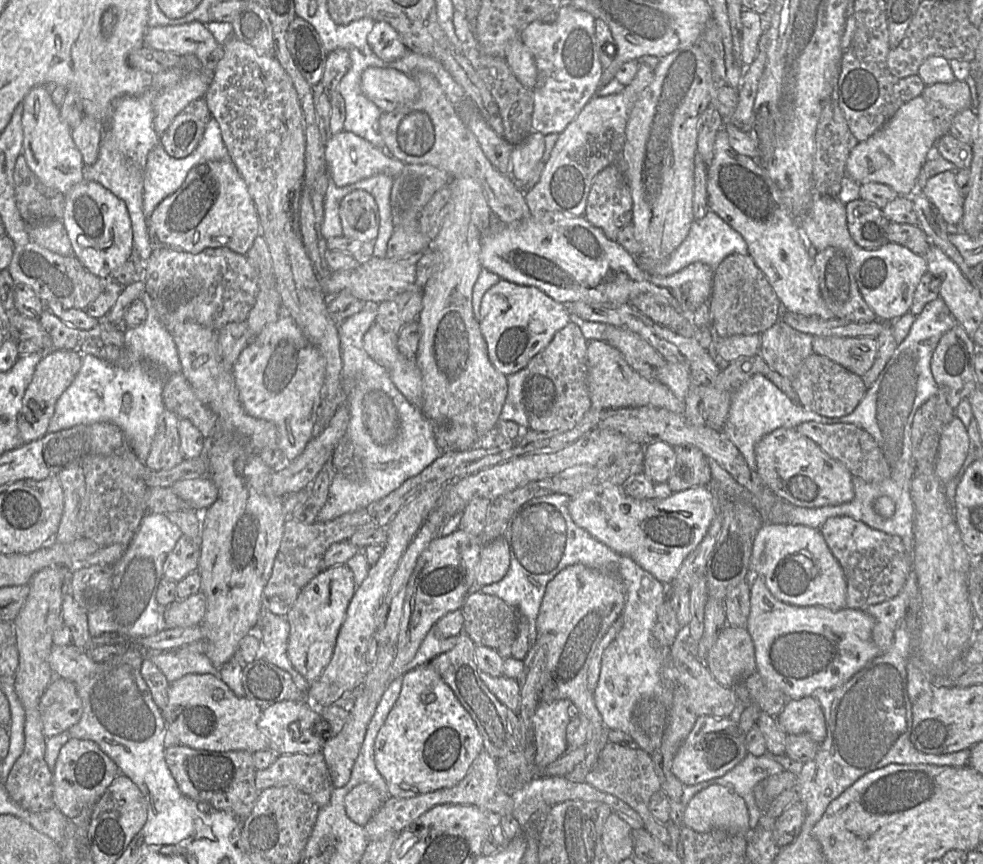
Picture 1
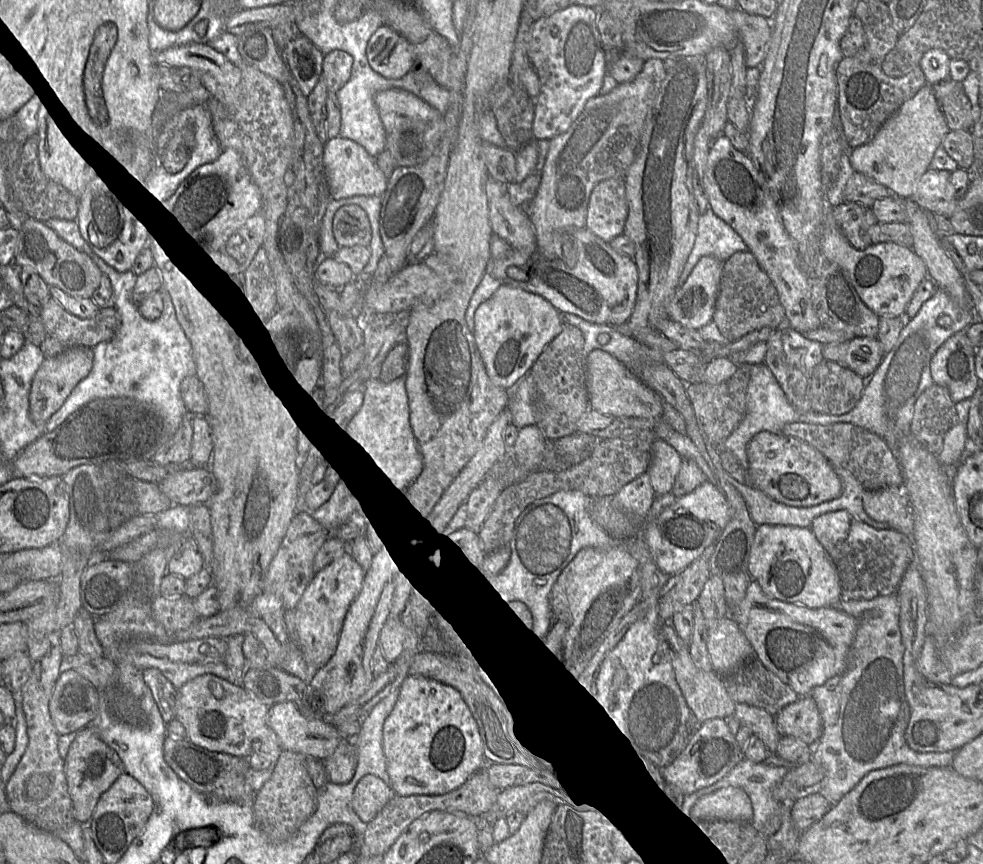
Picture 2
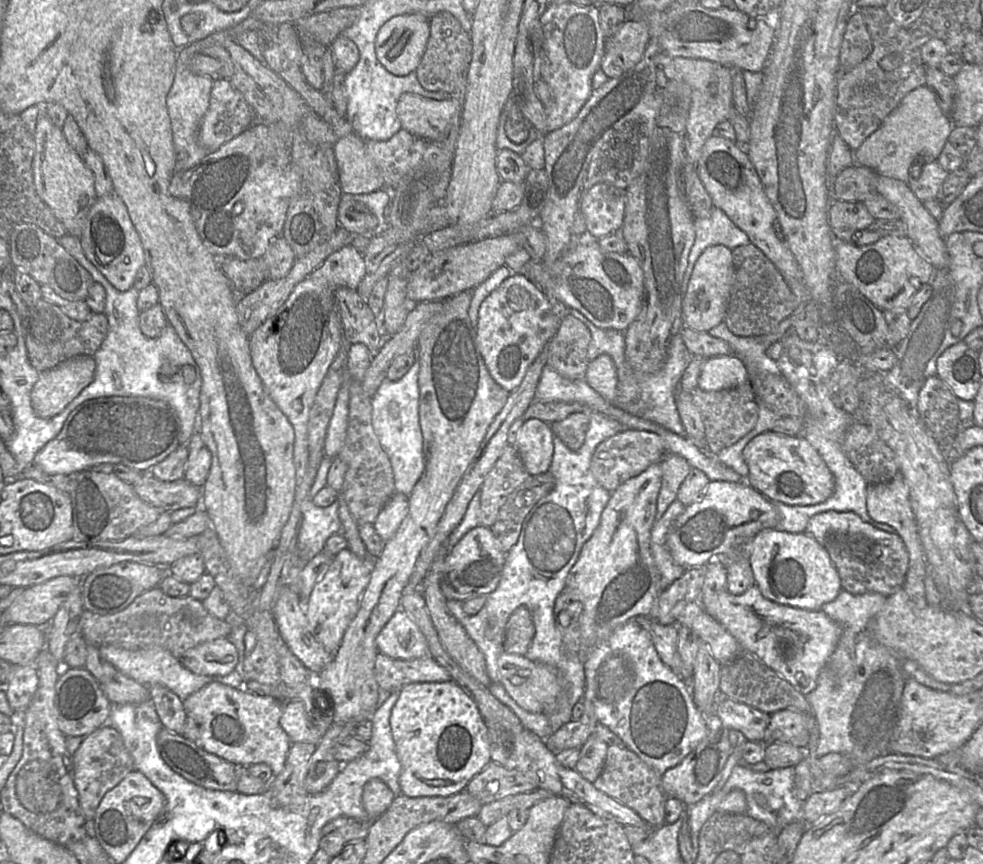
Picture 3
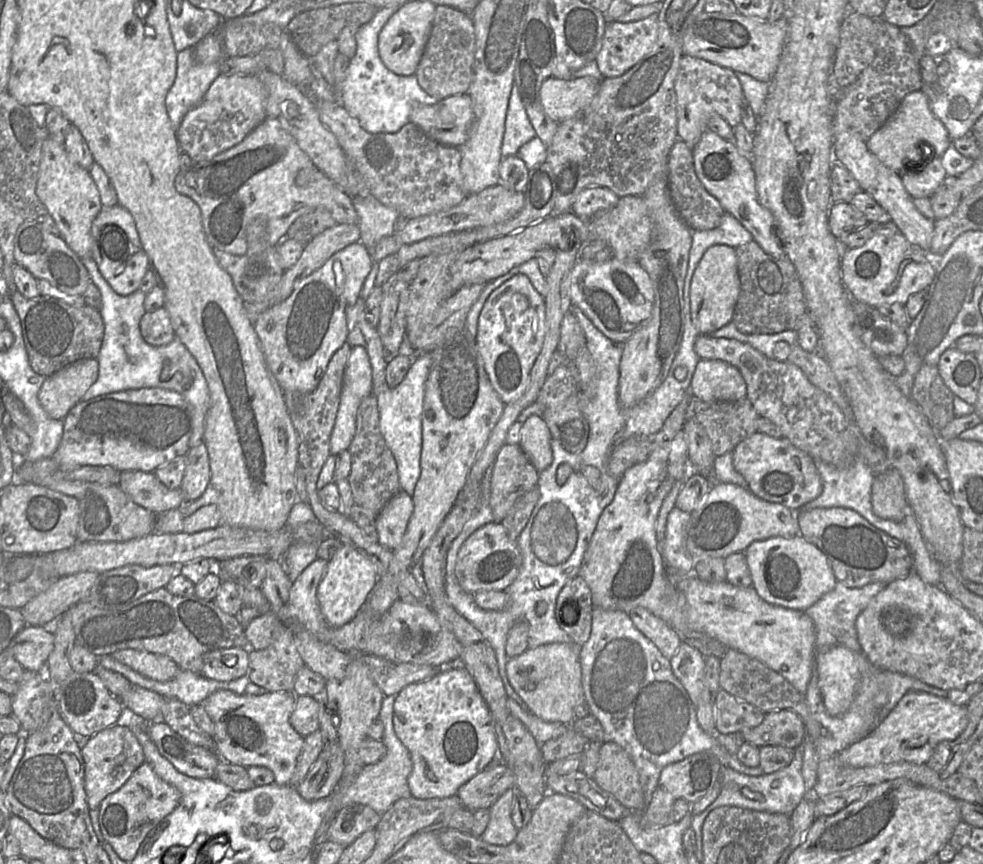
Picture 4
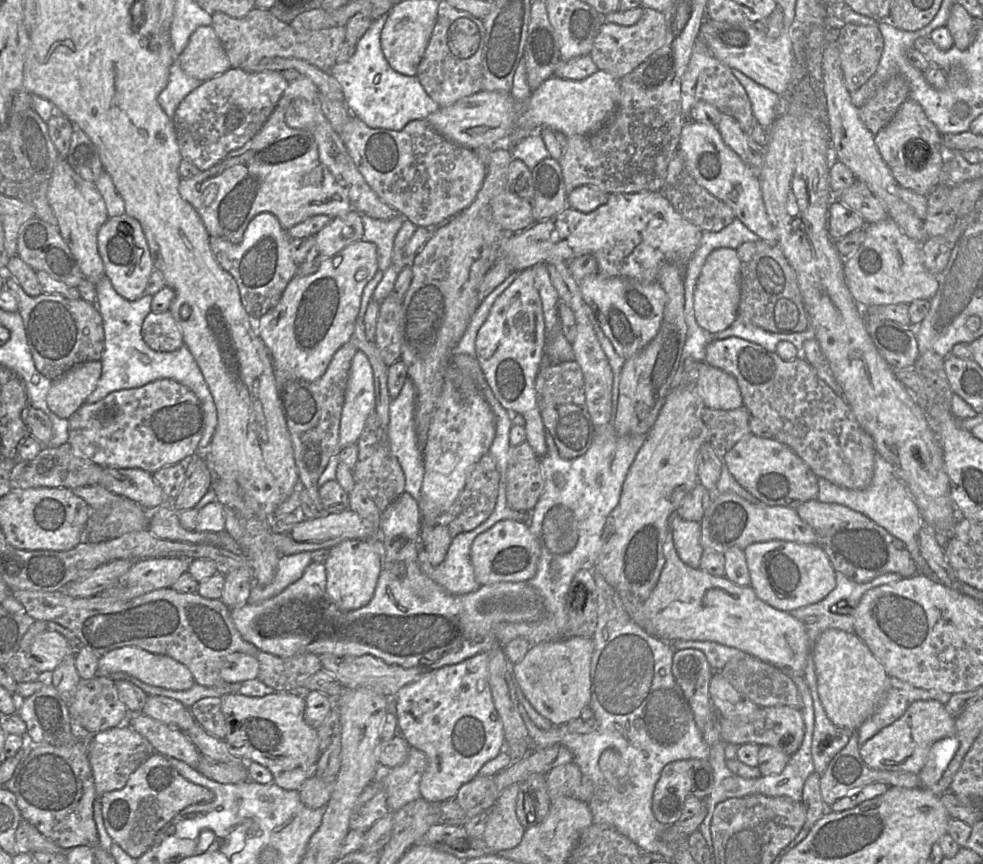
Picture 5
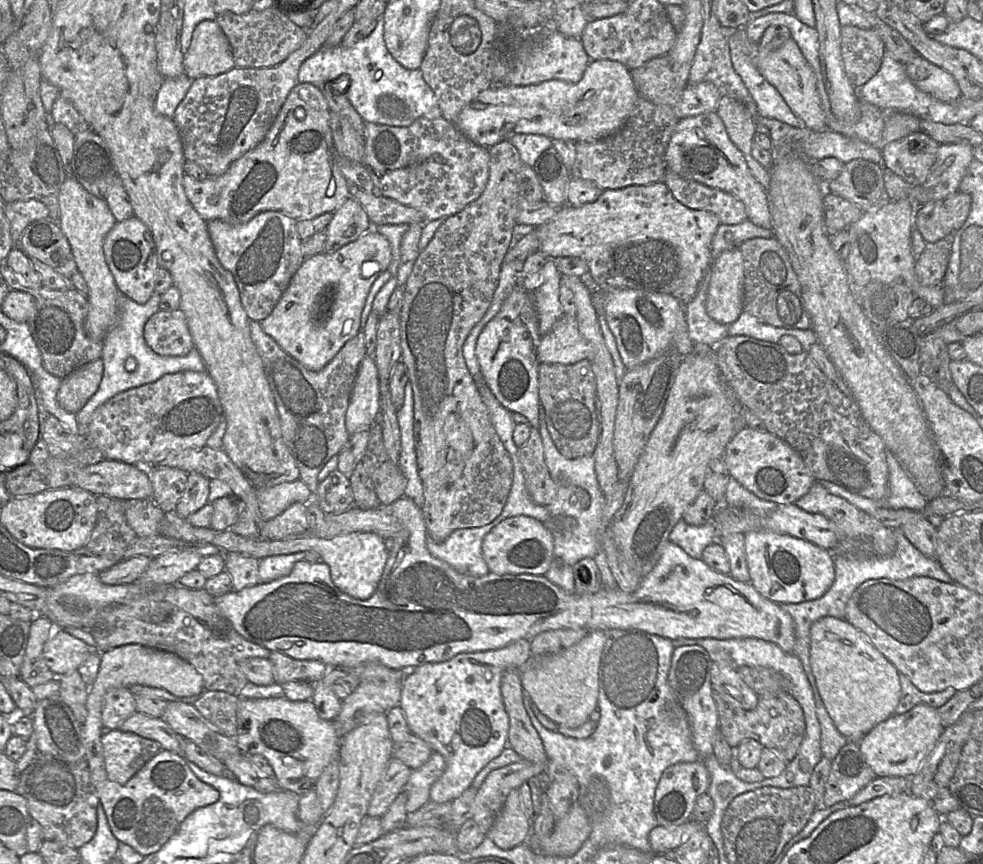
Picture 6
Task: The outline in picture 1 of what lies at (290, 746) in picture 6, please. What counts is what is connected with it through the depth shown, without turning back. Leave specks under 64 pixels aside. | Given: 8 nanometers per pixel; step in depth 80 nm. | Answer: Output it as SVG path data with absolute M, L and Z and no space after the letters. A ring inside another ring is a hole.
M187 674L170 683L168 703L161 710L163 718L182 745L207 751L268 749L268 740L258 727L262 708L247 697L238 697L214 674Z

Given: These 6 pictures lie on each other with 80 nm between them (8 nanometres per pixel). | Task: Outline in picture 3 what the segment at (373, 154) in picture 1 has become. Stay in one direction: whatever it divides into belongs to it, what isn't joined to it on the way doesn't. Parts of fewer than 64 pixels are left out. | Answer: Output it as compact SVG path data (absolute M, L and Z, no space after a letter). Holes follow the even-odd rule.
M356 134L338 138L333 146L342 194L368 194L385 188L384 178Z

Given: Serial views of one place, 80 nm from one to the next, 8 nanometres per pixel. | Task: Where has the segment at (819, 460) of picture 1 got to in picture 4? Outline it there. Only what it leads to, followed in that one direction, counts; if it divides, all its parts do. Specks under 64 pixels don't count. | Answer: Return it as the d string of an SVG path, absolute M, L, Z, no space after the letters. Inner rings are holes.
M756 431L733 449L733 466L744 477L752 493L791 510L816 499L823 490L813 458L786 438L775 439Z

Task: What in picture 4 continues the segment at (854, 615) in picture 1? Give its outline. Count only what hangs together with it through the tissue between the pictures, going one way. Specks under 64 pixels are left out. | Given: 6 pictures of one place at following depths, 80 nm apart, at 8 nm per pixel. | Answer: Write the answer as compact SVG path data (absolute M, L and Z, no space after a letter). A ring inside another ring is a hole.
M667 569L670 582L687 600L691 626L709 637L755 658L786 678L805 695L815 662L815 626L805 611L763 600L754 587L738 587L727 581L706 582L694 573L677 575Z

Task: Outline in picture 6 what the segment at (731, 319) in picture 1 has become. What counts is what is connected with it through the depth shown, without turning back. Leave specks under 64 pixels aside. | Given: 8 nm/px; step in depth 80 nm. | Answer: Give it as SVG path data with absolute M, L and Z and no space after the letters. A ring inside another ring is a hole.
M752 238L740 245L744 269L743 310L761 322L780 328L812 328L802 290L790 258L781 243L772 238Z

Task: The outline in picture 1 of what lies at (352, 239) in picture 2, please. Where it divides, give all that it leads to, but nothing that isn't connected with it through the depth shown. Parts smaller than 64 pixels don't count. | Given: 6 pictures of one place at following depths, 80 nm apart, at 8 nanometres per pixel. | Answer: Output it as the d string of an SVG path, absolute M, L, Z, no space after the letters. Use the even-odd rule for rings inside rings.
M354 190L339 205L342 236L360 241L375 241L379 214L374 198L364 190Z

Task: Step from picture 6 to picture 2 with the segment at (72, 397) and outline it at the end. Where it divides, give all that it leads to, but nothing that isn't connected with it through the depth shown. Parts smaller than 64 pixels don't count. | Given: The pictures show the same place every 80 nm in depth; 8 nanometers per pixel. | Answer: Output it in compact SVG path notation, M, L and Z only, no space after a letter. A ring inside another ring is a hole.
M70 348L54 357L44 358L32 379L29 392L29 416L34 423L45 426L76 385L90 373L93 365L91 351L87 348Z

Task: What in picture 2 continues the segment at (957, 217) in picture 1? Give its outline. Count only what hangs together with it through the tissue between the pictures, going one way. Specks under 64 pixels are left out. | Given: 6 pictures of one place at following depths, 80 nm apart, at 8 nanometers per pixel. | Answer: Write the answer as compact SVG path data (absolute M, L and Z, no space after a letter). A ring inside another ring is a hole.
M929 168L916 184L912 199L926 212L949 218L957 200L950 184L950 176L949 171Z

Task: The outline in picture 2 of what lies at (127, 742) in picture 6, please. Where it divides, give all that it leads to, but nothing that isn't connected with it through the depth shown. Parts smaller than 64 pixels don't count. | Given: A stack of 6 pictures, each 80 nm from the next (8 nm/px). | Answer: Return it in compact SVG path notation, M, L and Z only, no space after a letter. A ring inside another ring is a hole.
M84 728L77 733L64 759L64 772L73 803L73 816L80 823L88 823L101 795L125 773L125 767L117 752L93 729Z

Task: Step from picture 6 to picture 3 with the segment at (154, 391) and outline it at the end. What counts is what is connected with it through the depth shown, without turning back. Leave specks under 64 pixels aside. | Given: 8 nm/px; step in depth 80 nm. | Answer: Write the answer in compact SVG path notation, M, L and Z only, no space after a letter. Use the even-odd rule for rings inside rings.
M109 396L77 406L59 434L34 457L33 465L47 474L70 475L100 464L122 464L147 472L180 444L181 422L165 401L149 397Z

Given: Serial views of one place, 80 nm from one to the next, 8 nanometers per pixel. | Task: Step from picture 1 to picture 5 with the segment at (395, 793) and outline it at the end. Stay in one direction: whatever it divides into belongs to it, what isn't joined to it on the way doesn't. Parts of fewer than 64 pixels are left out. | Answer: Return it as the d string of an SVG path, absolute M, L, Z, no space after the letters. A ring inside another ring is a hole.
M479 653L473 657L465 659L457 664L446 665L434 670L422 670L422 673L414 681L404 685L395 696L395 714L399 727L399 733L406 739L411 747L422 751L427 757L427 766L421 777L419 789L421 798L431 802L441 802L444 800L454 799L459 788L466 782L470 781L479 769L487 761L491 760L503 750L506 745L504 739L504 731L502 722L496 712L492 700L491 690L489 686L489 668L488 668L488 654Z

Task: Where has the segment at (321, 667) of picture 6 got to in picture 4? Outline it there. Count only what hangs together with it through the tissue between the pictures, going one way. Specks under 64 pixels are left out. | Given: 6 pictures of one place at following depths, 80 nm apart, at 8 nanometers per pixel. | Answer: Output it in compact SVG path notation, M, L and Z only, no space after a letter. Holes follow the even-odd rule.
M279 623L273 633L271 644L258 651L250 651L249 666L246 675L250 682L269 692L292 692L298 671L305 666L293 640L289 628Z

